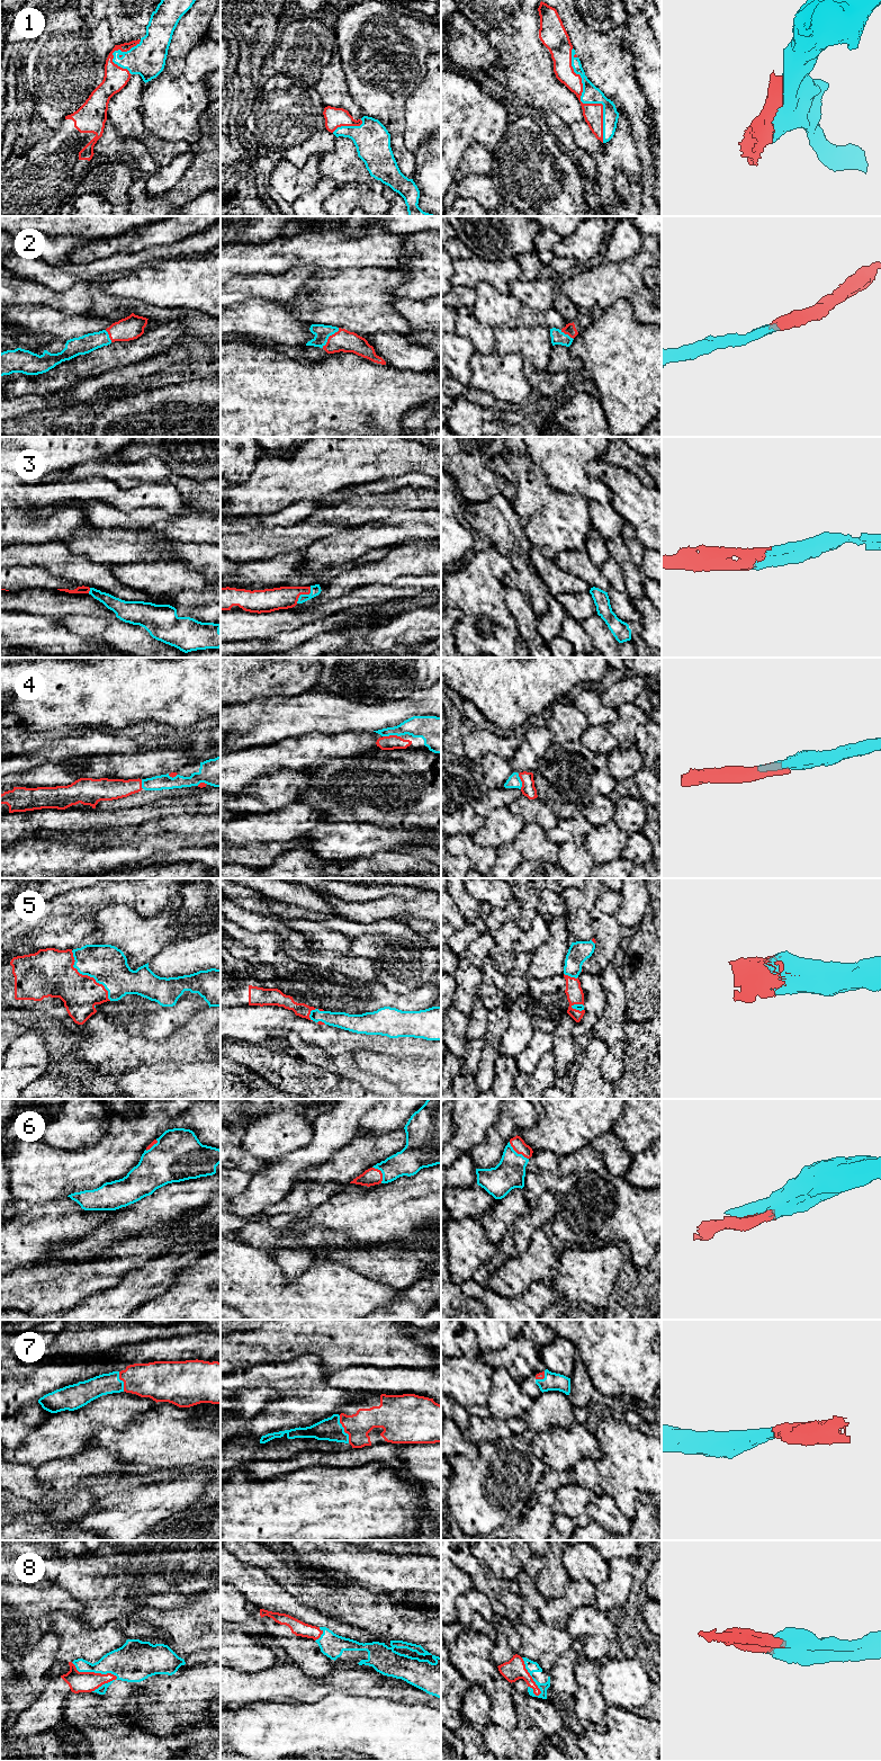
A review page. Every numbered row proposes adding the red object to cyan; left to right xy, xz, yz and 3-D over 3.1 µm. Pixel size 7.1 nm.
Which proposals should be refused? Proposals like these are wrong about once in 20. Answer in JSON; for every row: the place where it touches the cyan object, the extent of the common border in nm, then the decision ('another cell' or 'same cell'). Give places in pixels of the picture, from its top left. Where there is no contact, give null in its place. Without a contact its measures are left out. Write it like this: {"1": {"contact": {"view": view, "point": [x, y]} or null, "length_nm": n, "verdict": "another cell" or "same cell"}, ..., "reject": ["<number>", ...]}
{"1": {"contact": {"view": "yz", "point": [584, 103]}, "length_nm": 700, "verdict": "same cell"}, "2": {"contact": {"view": "xz", "point": [329, 336]}, "length_nm": 190, "verdict": "same cell"}, "3": {"contact": {"view": "xz", "point": [304, 595]}, "length_nm": 160, "verdict": "same cell"}, "4": {"contact": {"view": "xz", "point": [390, 734]}, "length_nm": 130, "verdict": "same cell"}, "5": {"contact": {"view": "xy", "point": [88, 975]}, "length_nm": 460, "verdict": "same cell"}, "6": {"contact": {"view": "yz", "point": [517, 1153]}, "length_nm": 190, "verdict": "same cell"}, "7": {"contact": {"view": "xz", "point": [343, 1429]}, "length_nm": 220, "verdict": "same cell"}, "8": {"contact": {"view": "xy", "point": [93, 1671]}, "length_nm": 360, "verdict": "same cell"}, "reject": []}

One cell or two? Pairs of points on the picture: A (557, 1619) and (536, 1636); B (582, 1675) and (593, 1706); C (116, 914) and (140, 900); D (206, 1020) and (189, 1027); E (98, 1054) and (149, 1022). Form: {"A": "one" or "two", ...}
{"A": "two", "B": "one", "C": "two", "D": "one", "E": "two"}

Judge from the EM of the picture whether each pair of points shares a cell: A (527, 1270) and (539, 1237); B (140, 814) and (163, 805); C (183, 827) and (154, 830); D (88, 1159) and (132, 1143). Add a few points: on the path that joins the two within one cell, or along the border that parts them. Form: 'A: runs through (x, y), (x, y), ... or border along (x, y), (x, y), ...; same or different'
A: runs through (535, 1262), (539, 1258), (539, 1245); same
B: runs through (145, 813), (158, 810); same
C: runs through (177, 825), (161, 825); same
D: runs through (99, 1159), (108, 1159), (120, 1146); same

